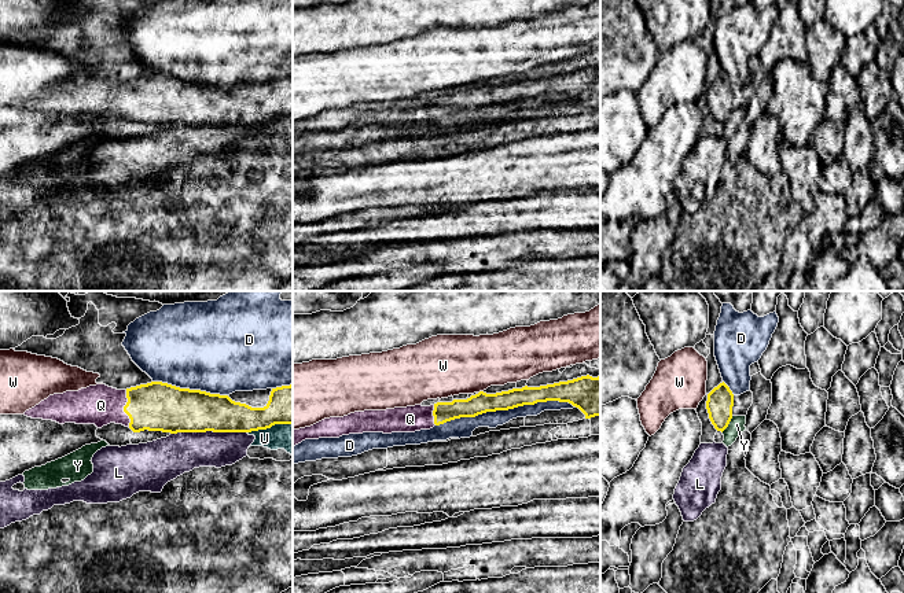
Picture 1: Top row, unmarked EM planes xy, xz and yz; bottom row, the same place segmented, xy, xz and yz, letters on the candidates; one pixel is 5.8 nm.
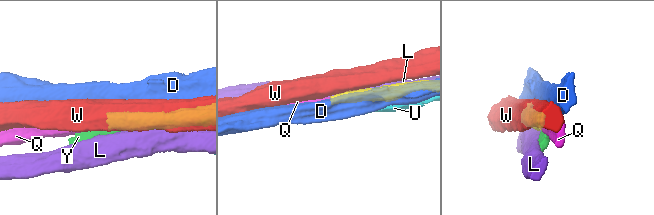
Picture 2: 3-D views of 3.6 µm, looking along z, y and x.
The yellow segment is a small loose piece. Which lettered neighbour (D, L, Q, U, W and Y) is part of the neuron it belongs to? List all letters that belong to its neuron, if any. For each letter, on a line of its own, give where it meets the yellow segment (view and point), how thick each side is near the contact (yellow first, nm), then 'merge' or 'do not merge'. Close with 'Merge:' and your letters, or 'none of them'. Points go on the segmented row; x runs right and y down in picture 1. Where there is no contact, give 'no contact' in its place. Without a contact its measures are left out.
D: xz (504, 409) | 120/100 nm | do not merge
L: xy (208, 430) | 280/240 nm | do not merge
Q: xy (124, 408) | 280/240 nm | merge
U: xy (269, 427) | 220/160 nm | do not merge
W: xz (480, 391) | 120/360 nm | do not merge
Y: yz (728, 423) | 160/90 nm | do not merge
Merge: Q

